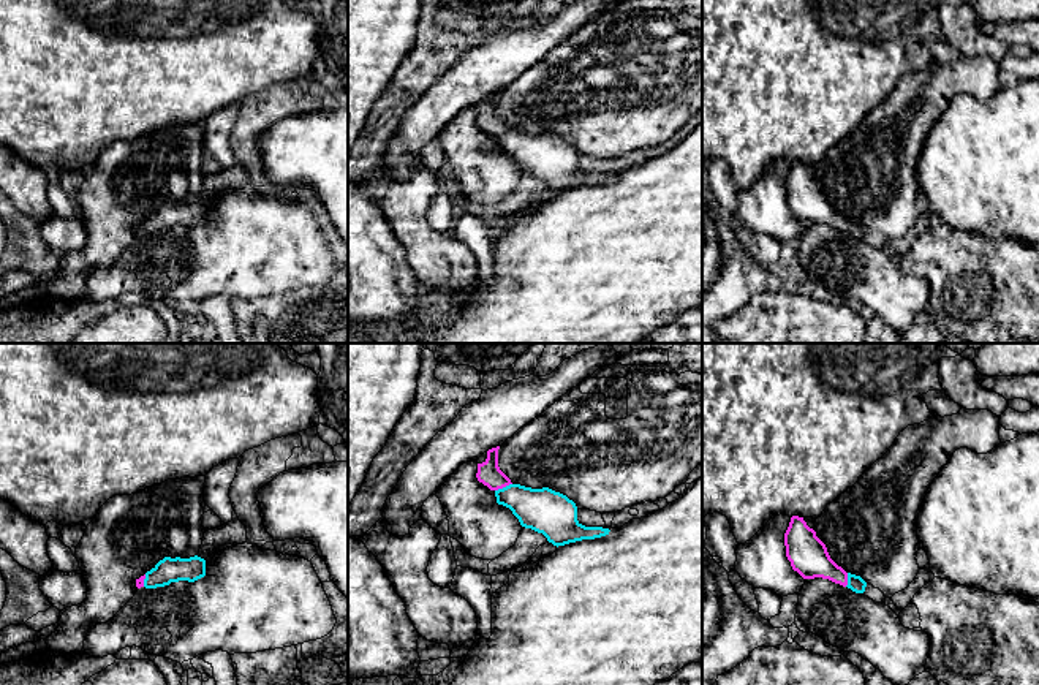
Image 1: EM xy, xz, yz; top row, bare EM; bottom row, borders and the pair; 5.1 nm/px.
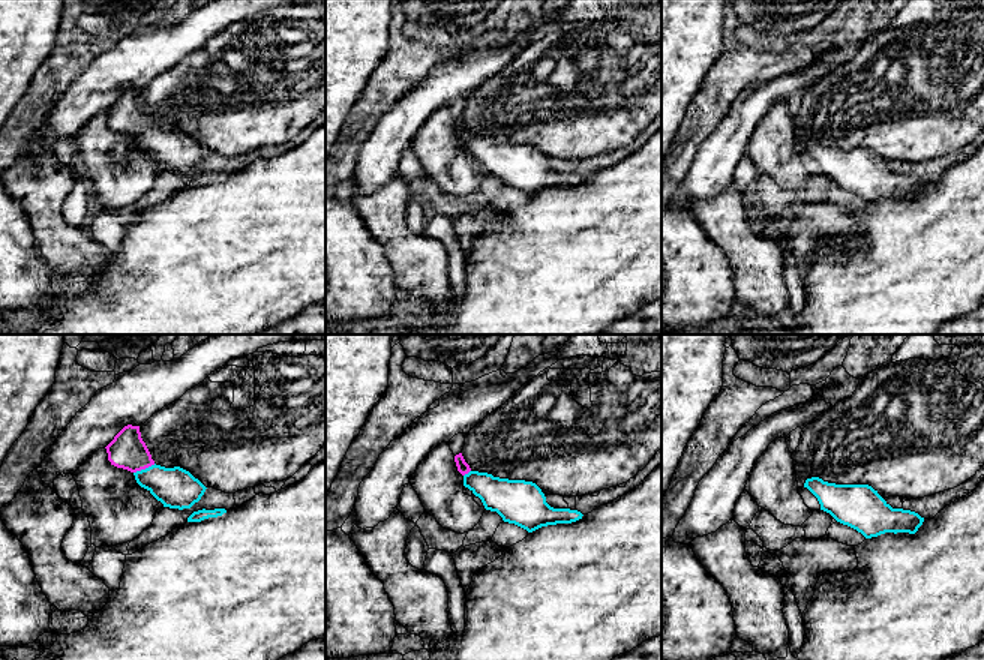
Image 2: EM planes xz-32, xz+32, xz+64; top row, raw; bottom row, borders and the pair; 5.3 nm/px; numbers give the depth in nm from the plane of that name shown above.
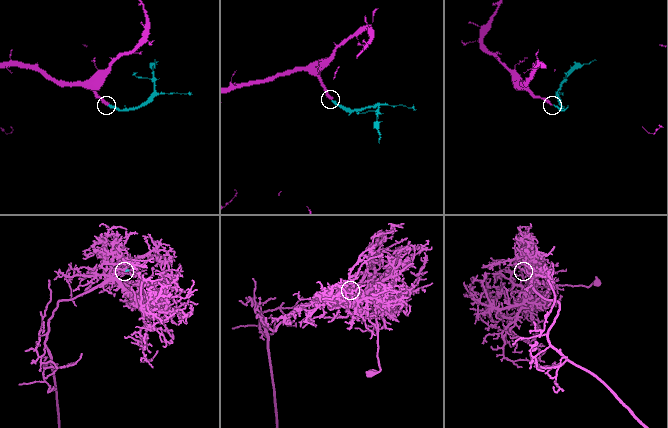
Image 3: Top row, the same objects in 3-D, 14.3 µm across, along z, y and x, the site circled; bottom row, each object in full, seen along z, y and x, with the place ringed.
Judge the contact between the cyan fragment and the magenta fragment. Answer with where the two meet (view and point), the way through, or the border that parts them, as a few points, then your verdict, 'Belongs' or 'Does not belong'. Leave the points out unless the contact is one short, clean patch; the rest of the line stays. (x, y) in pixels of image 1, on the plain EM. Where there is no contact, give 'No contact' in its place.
Touches cyan at xz (503, 133). Path across: xz (546, 157), (527, 151), (503, 133), (489, 119). Belongs

